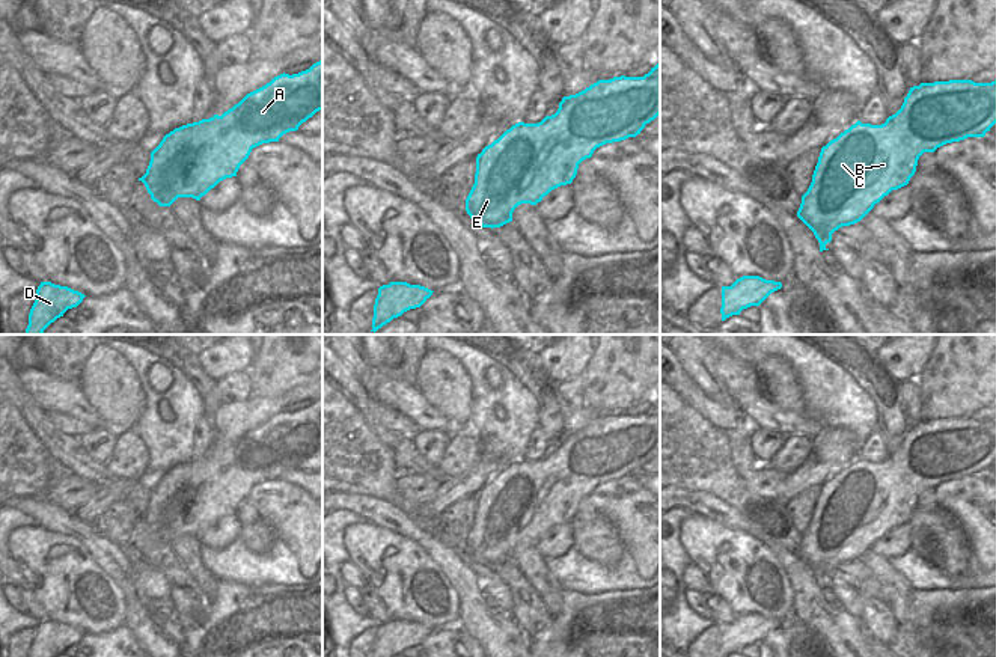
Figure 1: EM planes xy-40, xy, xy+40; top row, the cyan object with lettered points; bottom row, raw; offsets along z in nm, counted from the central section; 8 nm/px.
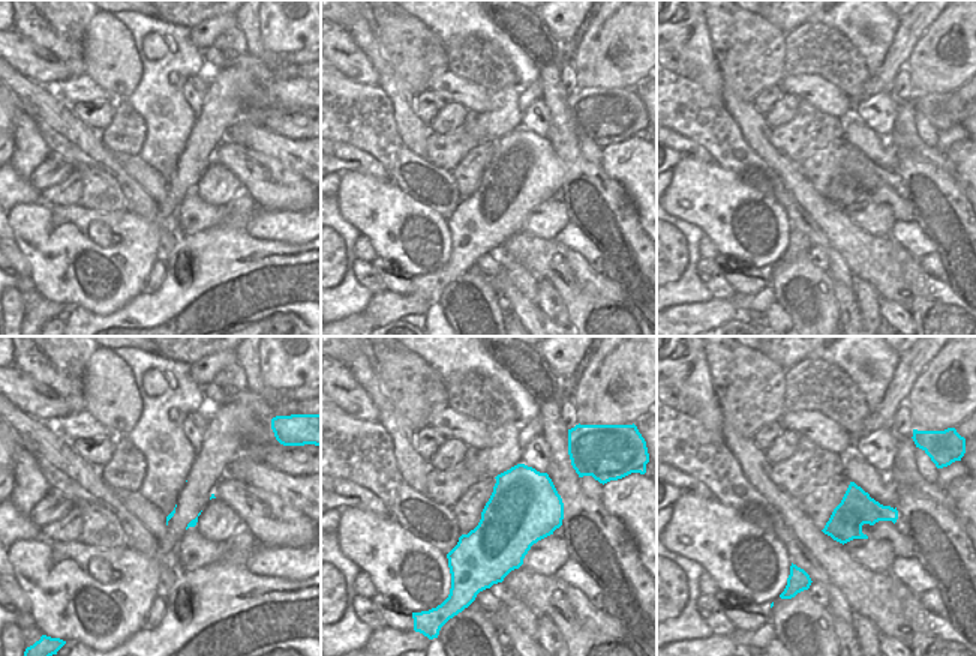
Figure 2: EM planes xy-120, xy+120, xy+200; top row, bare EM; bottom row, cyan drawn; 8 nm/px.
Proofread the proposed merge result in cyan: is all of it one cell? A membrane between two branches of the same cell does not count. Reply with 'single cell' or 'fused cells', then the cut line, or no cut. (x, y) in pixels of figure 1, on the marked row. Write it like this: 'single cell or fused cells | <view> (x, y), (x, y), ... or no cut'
single cell | no cut

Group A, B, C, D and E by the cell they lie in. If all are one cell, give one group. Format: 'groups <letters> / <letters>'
groups A B C D E

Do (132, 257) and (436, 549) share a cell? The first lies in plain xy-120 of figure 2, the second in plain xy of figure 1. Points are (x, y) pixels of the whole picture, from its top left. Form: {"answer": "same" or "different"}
{"answer": "different"}

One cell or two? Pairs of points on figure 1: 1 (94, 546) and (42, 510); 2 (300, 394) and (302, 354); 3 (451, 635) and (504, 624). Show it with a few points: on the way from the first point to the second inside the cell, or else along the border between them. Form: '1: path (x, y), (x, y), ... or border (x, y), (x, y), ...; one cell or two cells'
1: path (82, 532), (56, 519); one cell
2: border (306, 381), (279, 395), (267, 397); two cells
3: border (458, 620), (464, 629); two cells

